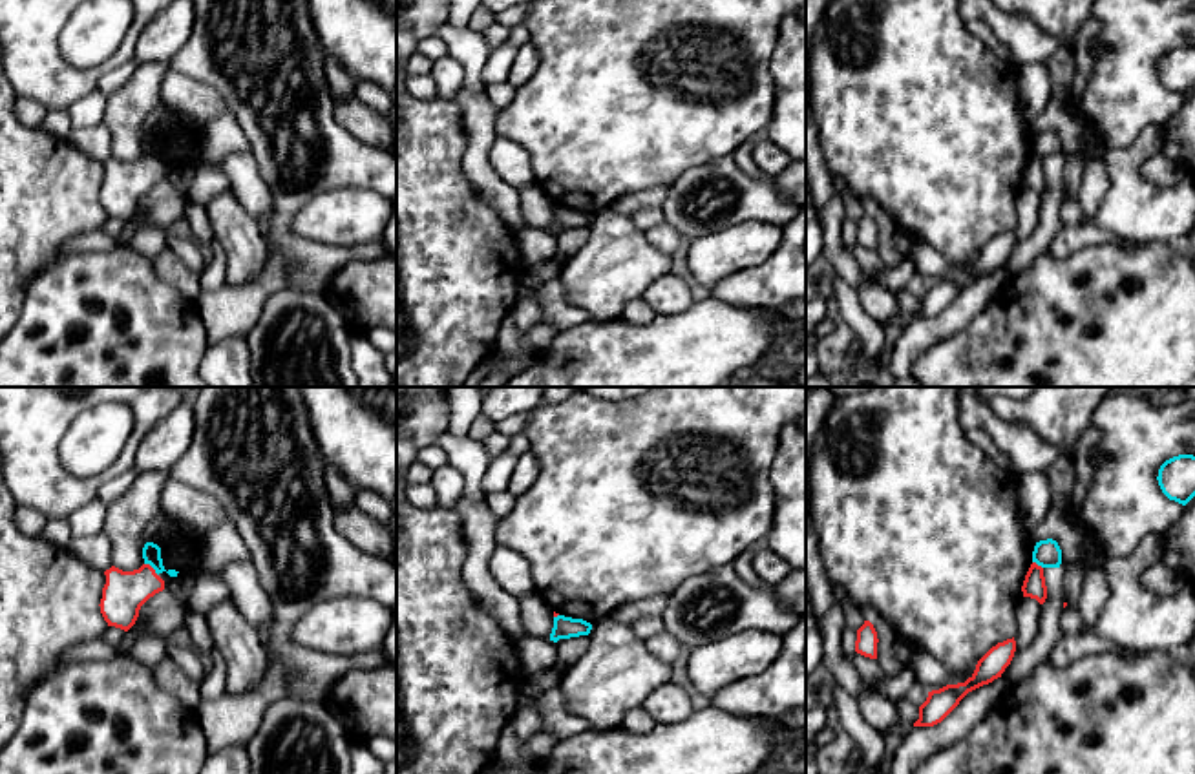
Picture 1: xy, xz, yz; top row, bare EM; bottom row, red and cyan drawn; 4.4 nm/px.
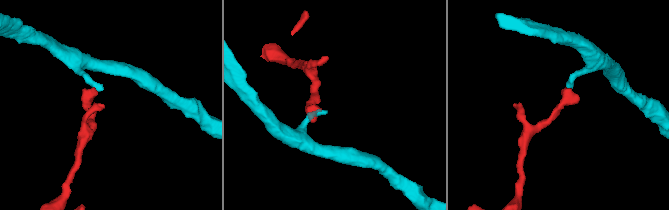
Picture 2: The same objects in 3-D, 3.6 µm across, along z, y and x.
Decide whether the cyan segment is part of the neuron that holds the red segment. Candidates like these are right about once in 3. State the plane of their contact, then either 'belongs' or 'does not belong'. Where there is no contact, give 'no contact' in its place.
xy | belongs

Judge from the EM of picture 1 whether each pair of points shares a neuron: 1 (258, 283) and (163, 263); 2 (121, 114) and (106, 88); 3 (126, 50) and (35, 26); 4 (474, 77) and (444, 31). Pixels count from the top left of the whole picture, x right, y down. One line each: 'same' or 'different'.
1: same
2: different
3: same
4: same

